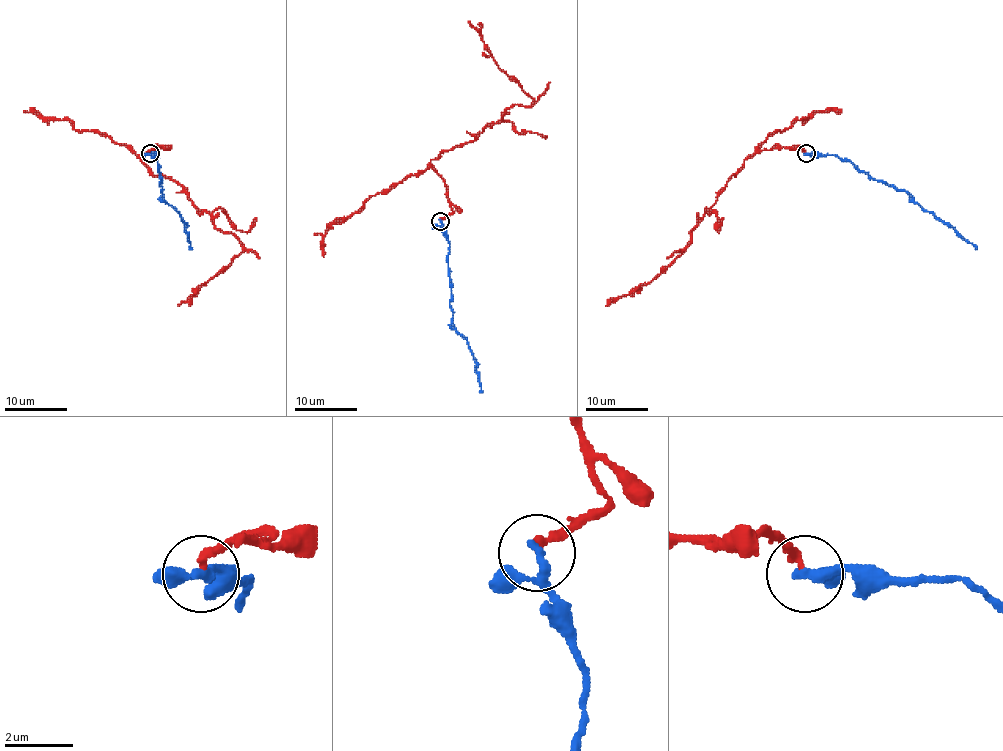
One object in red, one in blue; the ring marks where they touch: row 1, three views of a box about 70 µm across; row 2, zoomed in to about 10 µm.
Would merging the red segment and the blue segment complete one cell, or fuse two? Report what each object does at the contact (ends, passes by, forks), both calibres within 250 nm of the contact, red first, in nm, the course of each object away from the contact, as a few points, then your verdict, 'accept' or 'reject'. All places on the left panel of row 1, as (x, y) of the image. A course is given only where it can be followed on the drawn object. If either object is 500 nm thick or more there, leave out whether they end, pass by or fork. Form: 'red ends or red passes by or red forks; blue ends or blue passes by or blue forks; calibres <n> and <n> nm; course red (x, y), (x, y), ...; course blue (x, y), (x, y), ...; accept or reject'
red ends; blue passes by; calibres 180 and 240 nm; course red (149, 153), (162, 147), (140, 159), (154, 175), (181, 186), (212, 224), (242, 247), (178, 306); course blue (149, 153), (159, 155), (162, 199), (186, 222), (189, 249); accept

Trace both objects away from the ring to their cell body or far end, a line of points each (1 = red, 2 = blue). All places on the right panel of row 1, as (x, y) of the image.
1: (805, 153), (799, 147), (771, 148), (745, 159), (689, 233), (687, 247), (651, 282), (605, 306)
2: (805, 153), (837, 155), (849, 159), (873, 178), (903, 189), (925, 211), (948, 222), (977, 249)

